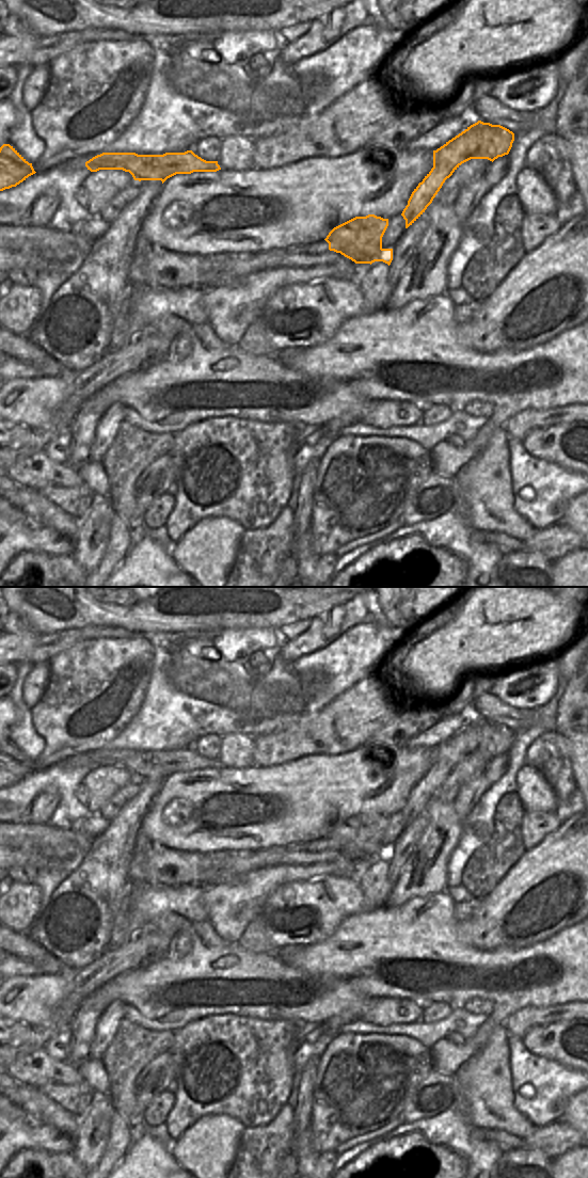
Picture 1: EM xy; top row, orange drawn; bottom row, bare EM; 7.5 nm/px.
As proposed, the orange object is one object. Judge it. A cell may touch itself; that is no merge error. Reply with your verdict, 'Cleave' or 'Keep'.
Cleave

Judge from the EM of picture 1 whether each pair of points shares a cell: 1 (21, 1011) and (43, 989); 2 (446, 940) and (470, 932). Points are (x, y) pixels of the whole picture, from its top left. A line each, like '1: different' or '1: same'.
1: same
2: different

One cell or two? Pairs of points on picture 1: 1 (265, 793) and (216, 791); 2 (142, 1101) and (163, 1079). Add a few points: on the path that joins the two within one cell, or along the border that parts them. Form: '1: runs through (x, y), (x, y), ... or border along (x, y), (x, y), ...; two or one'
1: runs through (253, 793), (242, 793), (239, 790), (227, 791); one
2: runs through (144, 1095), (157, 1082); one

